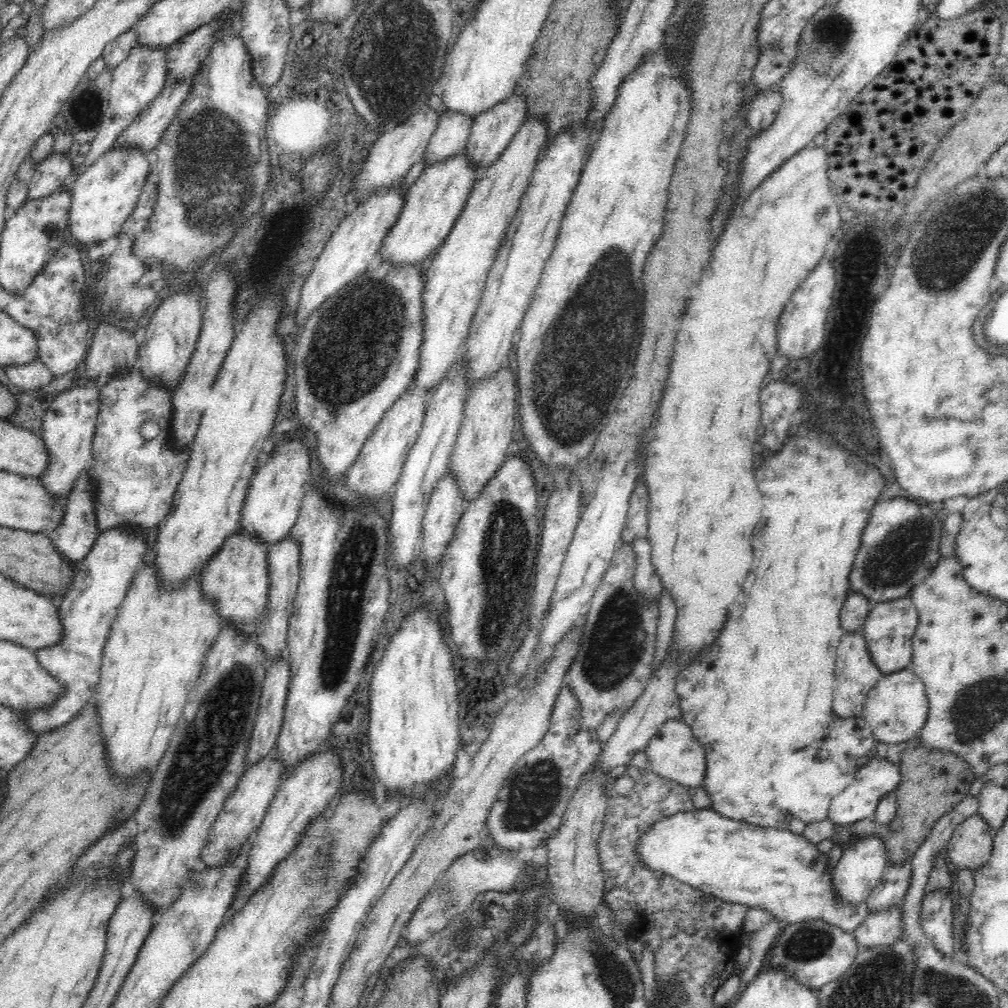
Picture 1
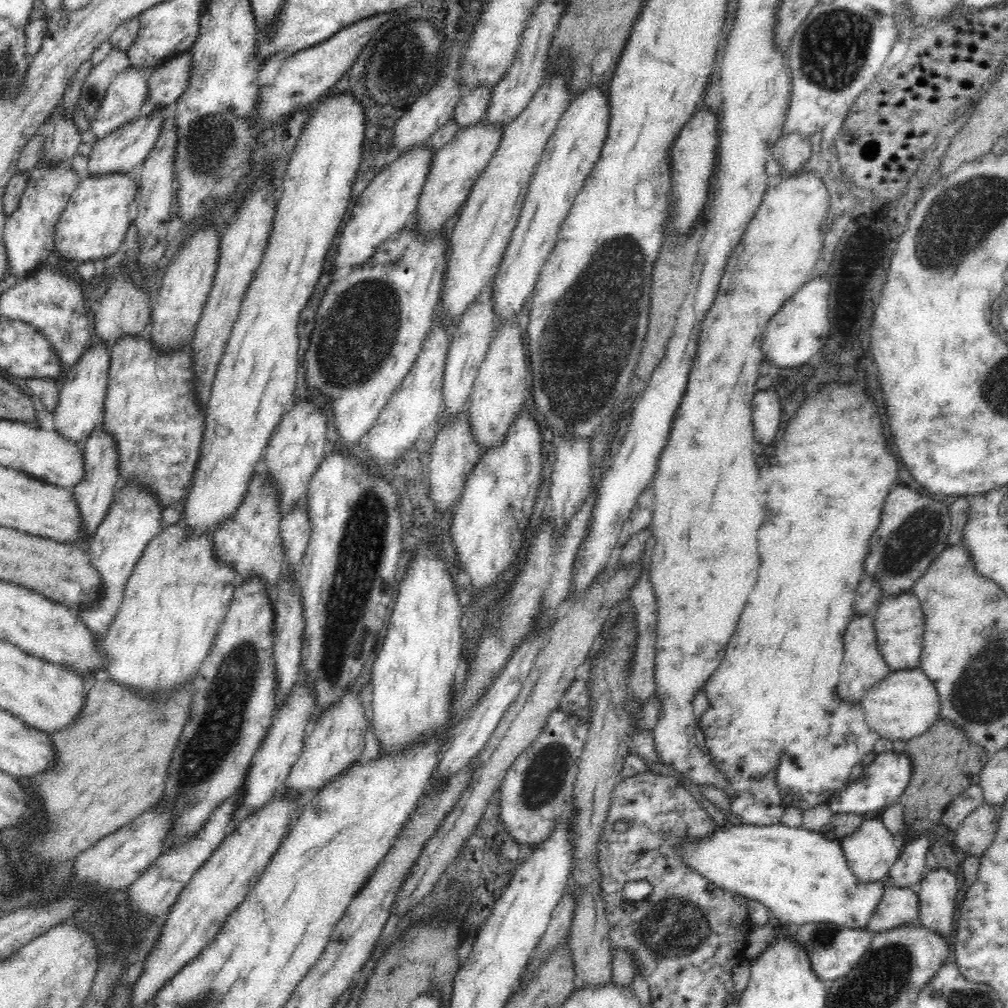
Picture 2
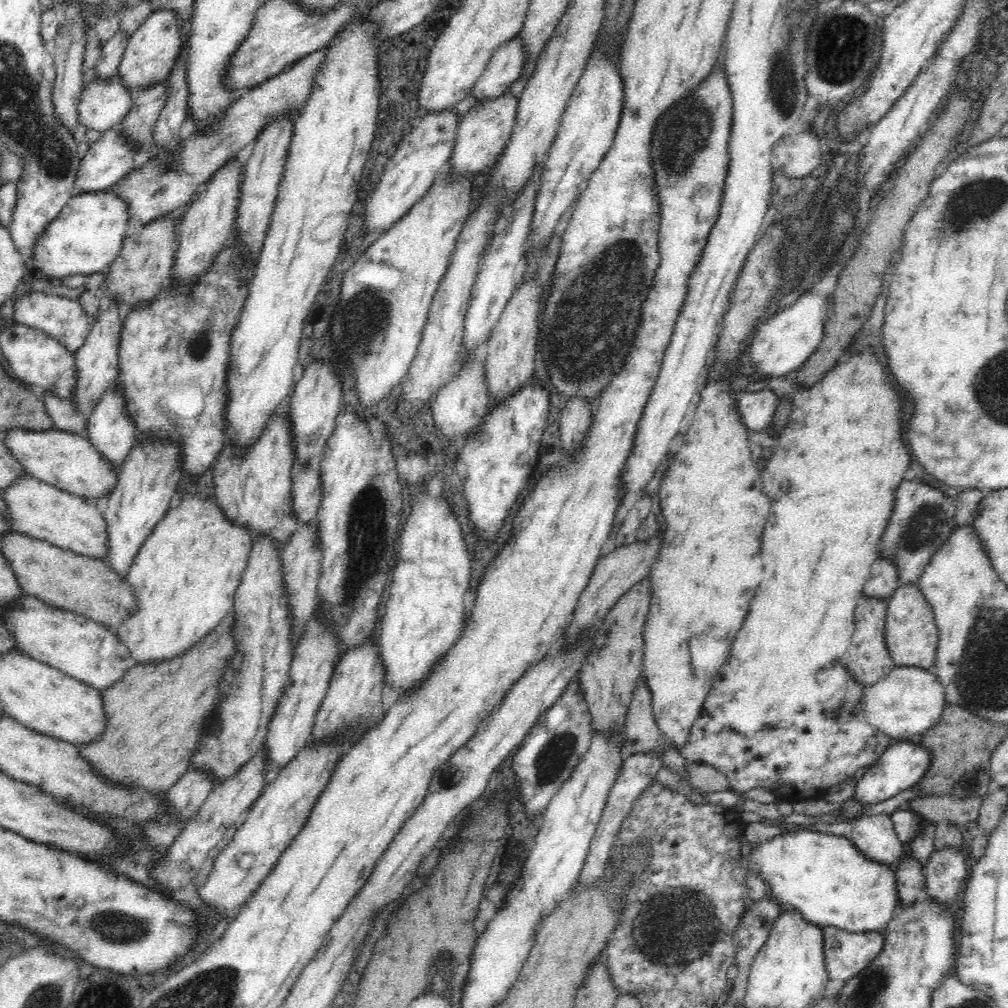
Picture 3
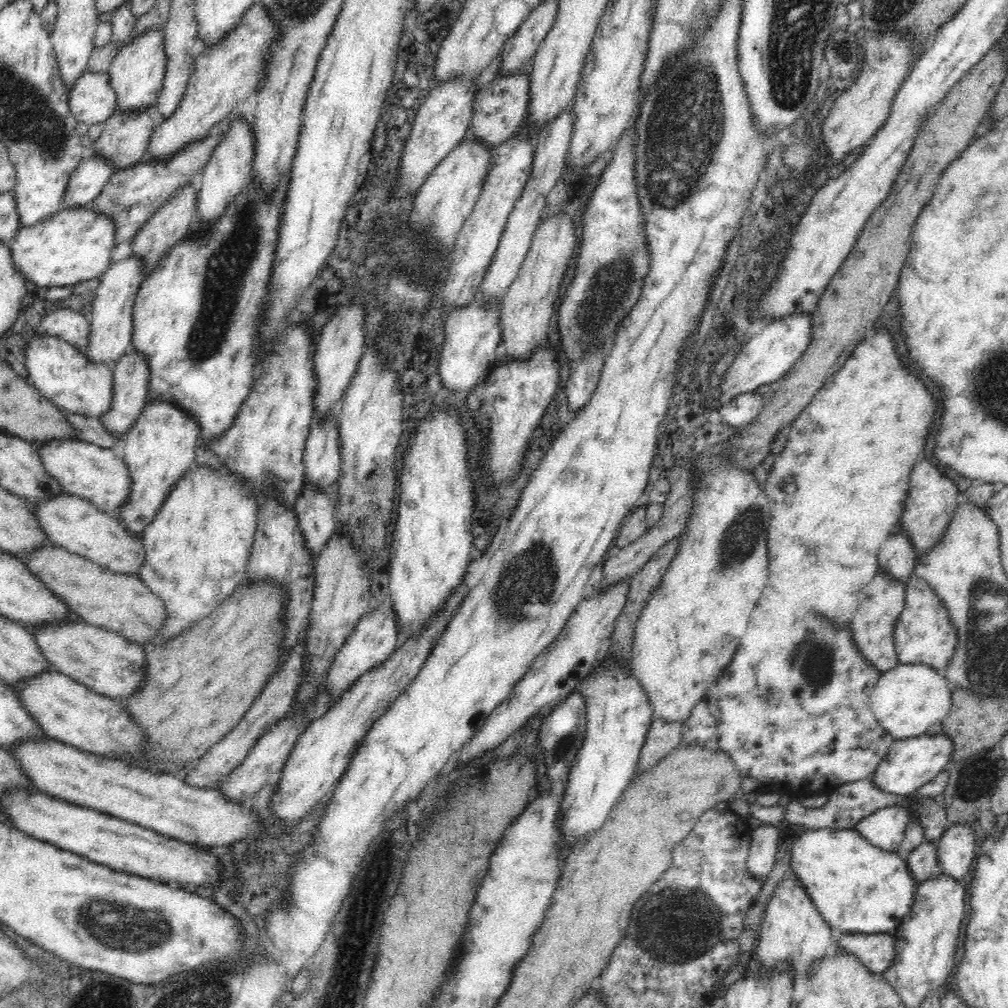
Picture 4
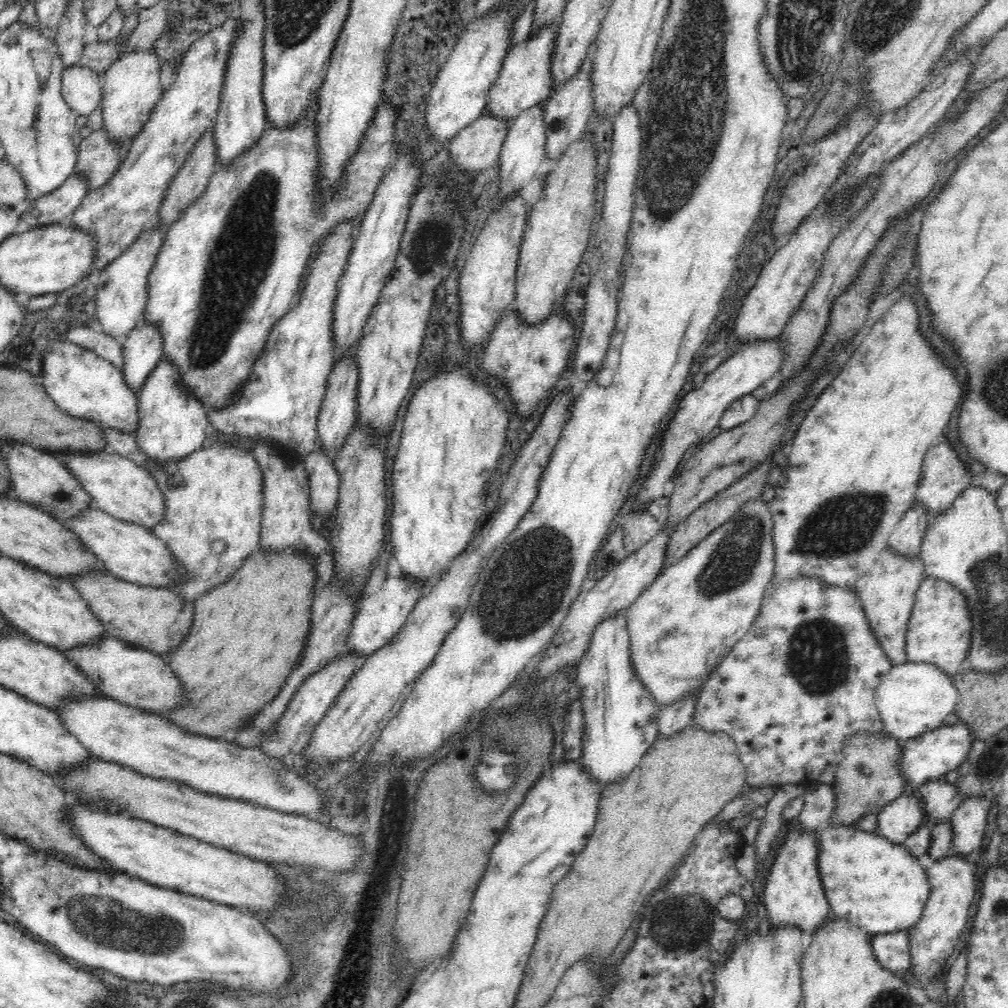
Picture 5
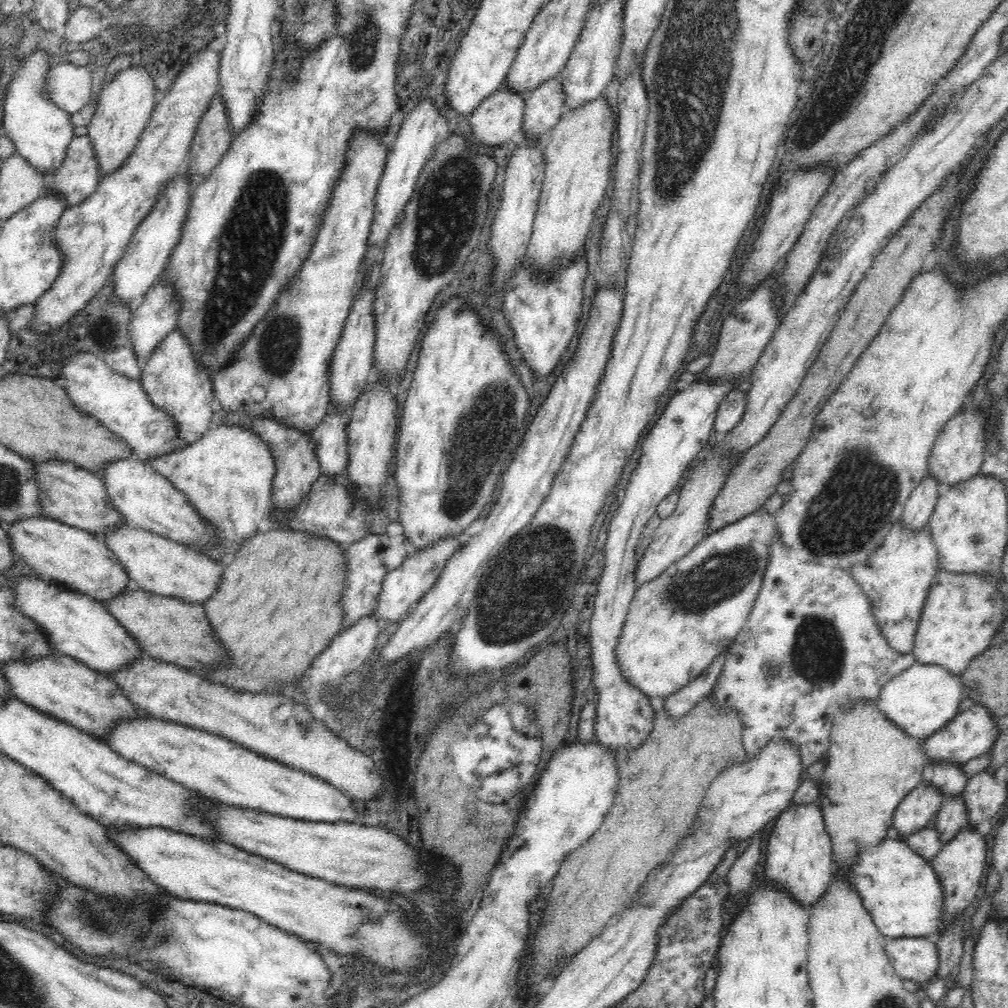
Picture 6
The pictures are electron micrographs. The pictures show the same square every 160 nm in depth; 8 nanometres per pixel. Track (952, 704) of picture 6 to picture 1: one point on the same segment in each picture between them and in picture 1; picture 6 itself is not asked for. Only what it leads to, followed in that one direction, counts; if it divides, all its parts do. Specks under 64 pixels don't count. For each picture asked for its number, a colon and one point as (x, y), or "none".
1: (896, 707)
2: (904, 704)
3: (909, 700)
4: (907, 699)
5: (913, 698)

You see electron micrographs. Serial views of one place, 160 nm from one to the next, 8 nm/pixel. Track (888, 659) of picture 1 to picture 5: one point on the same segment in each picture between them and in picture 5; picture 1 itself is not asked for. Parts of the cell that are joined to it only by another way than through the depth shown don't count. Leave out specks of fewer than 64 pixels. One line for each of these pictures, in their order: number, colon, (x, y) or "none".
2: (899, 623)
3: (910, 632)
4: (923, 634)
5: (939, 626)

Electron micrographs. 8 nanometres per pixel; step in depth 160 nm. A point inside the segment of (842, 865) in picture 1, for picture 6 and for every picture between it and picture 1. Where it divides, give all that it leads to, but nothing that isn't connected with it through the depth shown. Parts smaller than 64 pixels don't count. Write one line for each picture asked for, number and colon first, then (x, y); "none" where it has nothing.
2: (870, 850)
3: (874, 836)
4: (884, 829)
5: (896, 820)
6: (914, 810)

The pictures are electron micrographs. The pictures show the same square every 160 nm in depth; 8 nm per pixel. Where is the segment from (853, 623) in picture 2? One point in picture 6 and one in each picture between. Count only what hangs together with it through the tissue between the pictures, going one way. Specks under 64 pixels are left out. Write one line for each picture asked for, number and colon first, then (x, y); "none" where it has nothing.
3: (867, 659)
4: (880, 602)
5: (886, 592)
6: (896, 578)

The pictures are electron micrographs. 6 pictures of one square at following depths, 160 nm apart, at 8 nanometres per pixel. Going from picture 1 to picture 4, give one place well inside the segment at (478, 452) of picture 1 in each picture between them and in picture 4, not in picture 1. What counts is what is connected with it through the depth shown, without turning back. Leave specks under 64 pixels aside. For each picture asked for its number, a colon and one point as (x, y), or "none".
2: (500, 390)
3: (511, 347)
4: (526, 308)

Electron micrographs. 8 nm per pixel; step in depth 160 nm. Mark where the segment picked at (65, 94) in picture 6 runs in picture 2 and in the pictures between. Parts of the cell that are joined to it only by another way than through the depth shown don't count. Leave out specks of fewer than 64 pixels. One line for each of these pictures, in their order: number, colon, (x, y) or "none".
2: (126, 96)
3: (103, 105)
4: (92, 100)
5: (81, 88)

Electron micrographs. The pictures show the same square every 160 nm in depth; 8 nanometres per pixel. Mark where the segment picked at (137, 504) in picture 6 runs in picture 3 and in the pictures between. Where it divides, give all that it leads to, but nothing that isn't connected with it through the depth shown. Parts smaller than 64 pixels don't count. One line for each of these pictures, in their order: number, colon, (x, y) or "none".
3: (65, 460)
4: (83, 469)
5: (119, 487)

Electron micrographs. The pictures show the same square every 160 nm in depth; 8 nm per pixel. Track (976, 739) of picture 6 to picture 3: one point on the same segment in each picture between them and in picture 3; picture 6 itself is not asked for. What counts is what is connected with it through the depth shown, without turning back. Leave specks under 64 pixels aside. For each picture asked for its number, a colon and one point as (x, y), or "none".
3: (901, 766)
4: (909, 763)
5: (929, 756)

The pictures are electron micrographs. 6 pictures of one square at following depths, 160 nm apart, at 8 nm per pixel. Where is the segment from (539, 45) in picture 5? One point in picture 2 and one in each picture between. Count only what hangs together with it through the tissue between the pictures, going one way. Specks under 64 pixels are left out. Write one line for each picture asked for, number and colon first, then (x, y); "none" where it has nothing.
2: (455, 167)
3: (483, 132)
4: (499, 110)

